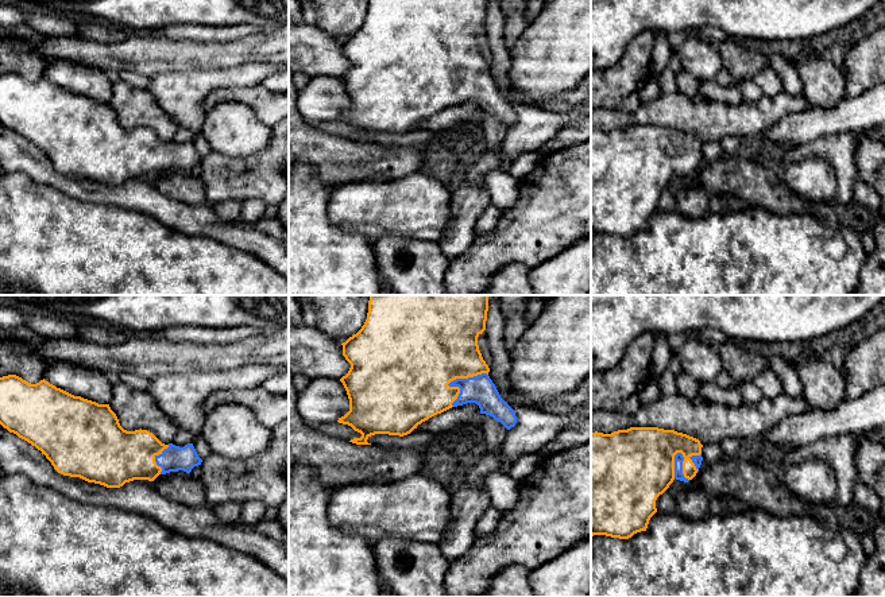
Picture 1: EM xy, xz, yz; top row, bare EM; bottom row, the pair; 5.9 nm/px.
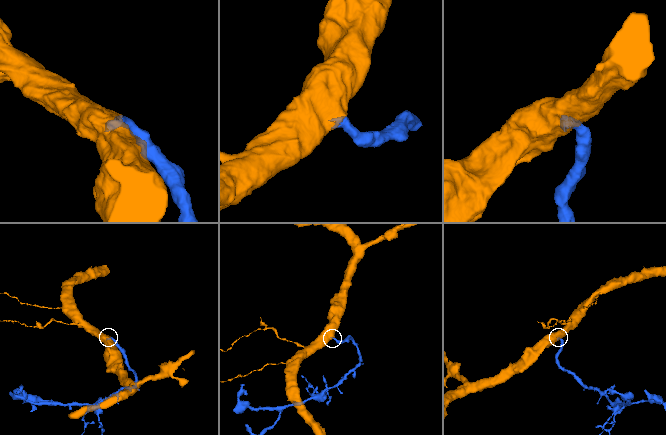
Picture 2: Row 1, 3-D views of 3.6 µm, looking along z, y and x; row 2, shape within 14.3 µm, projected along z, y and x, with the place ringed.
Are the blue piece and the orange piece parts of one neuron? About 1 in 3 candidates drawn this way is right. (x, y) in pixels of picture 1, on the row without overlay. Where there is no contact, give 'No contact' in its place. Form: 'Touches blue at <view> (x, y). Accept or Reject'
Touches blue at xz (453, 78). Accept

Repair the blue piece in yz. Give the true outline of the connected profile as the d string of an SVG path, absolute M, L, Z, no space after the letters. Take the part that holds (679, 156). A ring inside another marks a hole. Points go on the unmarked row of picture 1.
M630 125L611 132L591 131L591 234L629 237L646 229L656 198L673 178L688 181L702 163L699 137L675 128Z

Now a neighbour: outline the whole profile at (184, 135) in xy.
M179 128L171 142L175 144L183 146L188 142L193 142L198 133L200 132L196 132L188 128Z

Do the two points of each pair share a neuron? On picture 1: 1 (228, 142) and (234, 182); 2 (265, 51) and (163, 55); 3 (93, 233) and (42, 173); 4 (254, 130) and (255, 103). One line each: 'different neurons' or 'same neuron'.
1: different neurons
2: same neuron
3: different neurons
4: different neurons

